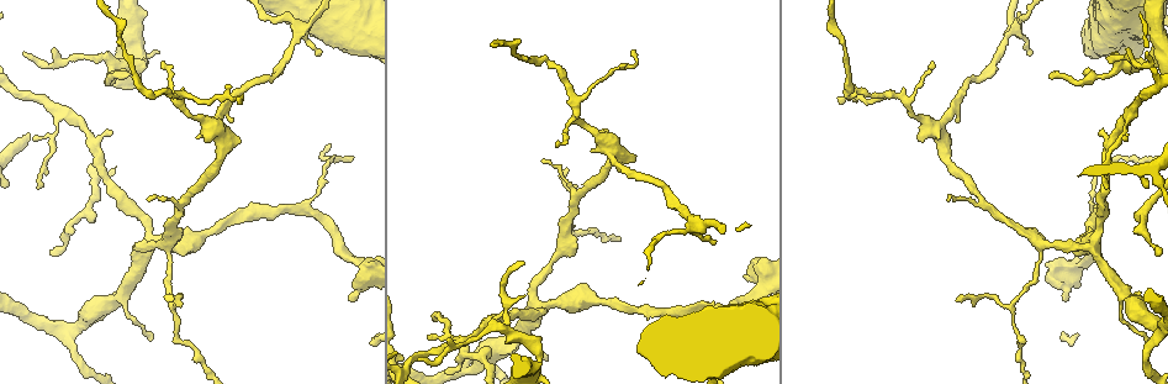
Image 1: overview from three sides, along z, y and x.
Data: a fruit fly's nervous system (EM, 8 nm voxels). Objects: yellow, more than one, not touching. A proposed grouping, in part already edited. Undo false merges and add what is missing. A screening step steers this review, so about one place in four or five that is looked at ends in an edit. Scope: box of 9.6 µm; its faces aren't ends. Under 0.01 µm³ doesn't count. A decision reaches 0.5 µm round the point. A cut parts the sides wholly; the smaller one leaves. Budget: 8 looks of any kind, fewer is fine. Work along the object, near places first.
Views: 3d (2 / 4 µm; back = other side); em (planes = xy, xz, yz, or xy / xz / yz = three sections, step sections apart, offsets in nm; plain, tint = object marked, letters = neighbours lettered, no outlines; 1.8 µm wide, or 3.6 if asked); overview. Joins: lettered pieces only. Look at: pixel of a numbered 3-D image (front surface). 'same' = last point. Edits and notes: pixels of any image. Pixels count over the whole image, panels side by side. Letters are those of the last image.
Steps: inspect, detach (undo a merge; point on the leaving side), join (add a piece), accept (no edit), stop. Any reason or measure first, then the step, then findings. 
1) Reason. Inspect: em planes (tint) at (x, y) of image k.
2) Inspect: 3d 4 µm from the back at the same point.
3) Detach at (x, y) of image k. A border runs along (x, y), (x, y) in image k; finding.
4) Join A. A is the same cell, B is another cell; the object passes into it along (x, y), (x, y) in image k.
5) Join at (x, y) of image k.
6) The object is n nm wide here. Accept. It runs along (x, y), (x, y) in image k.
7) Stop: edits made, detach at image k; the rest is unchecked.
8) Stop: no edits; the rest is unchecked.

Free end. Inspect: em planes (letters) at (418, 359) of image 1.

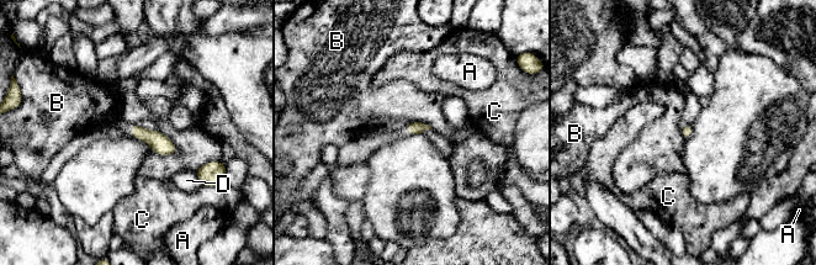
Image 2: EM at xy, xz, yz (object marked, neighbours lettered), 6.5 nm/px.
The longest contact is with B, 200 nm. Accept. A, B, C and D are other cells; a border runs along (158, 130), (174, 144), (174, 154) in image 2; no lettered piece goes on from it.

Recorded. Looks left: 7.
Sudden change in width. Inspect: em planes (plain) at (1145, 61) of image 1.

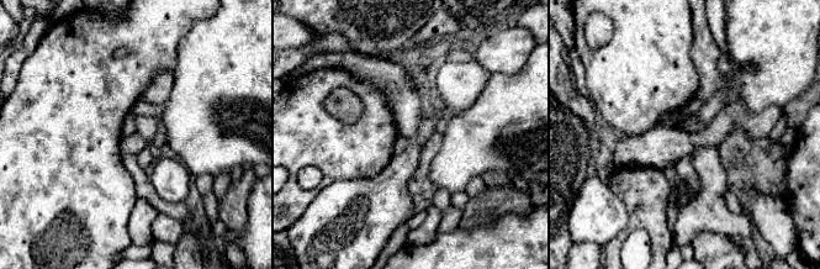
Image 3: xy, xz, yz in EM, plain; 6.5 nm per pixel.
See the neighbours. Inspect: em planes (letters) at the same point.

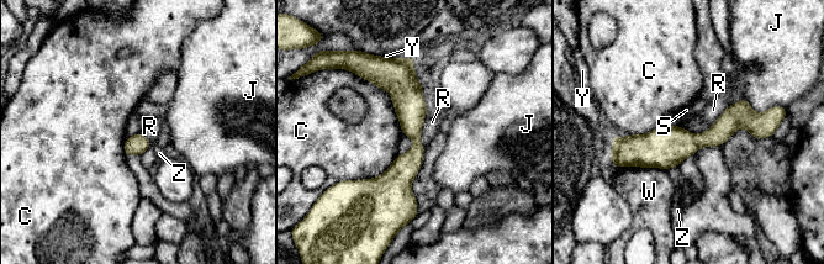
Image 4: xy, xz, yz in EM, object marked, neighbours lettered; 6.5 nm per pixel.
Accept. C, J, R, S, W, Y and Z are other cells; a border runs along (428, 111), (420, 138), (423, 146) in image 4; all the same neuron.

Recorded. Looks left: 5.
Three-way junction. Inspect: em planes (tint) at (314, 215) of image 1.

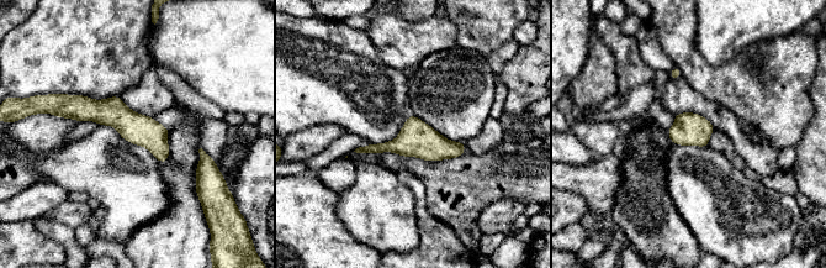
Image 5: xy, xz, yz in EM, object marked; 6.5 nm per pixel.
Inspect: em planes (letters) at the same point.

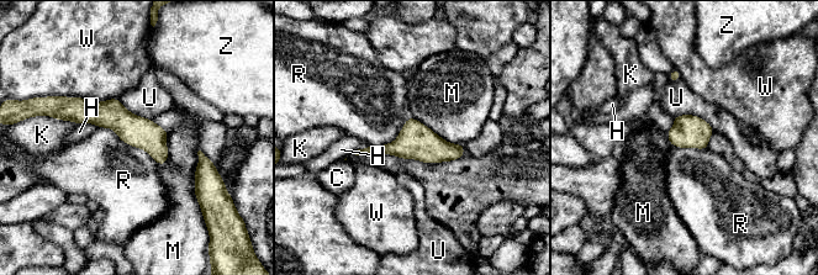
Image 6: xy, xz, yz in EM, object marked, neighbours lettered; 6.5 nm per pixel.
The object is 200 nm wide here. Accept. C, H, K, M, R, U, W and Z are other cells; a border runs along (98, 127), (110, 127), (158, 164) in image 6; continuous, no second neuron.

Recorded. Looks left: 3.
Branch stops here. Inspect: 3d 4 µm at (1063, 299) of image 1.

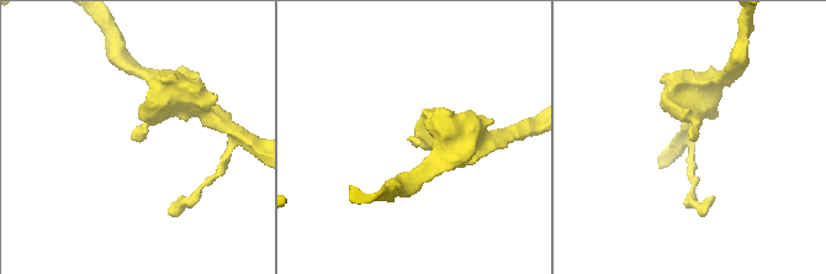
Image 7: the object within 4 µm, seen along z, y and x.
Inspect: em 3.6 µm planes (letters) at (133, 138) of image 7.

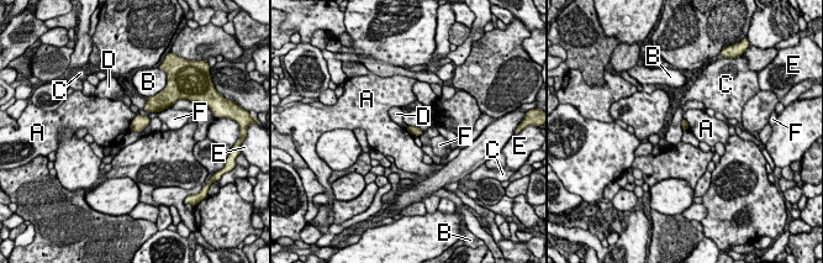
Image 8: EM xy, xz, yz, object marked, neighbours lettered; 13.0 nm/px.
Accept. A, B, C, D, E and F are other cells; a border runs along (136, 114), (128, 129) in image 8; no lettered piece goes on from it.

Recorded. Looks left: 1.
Stop: no edits; the rest is unchecked.

